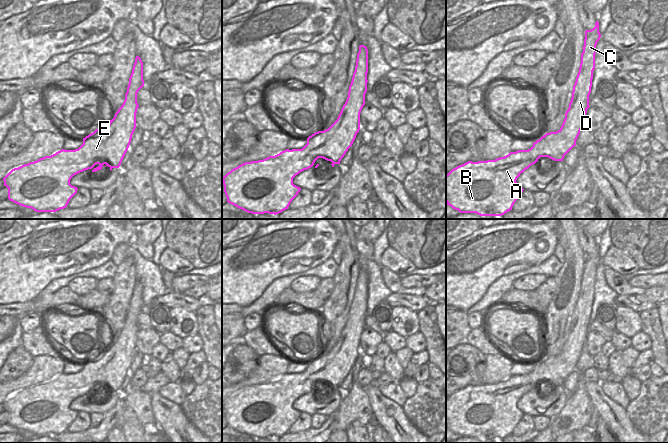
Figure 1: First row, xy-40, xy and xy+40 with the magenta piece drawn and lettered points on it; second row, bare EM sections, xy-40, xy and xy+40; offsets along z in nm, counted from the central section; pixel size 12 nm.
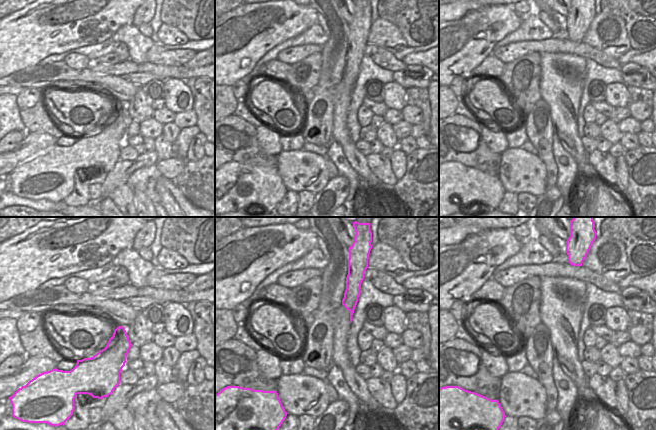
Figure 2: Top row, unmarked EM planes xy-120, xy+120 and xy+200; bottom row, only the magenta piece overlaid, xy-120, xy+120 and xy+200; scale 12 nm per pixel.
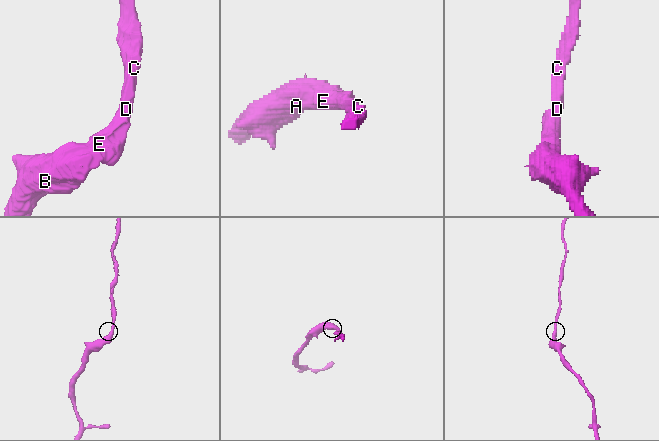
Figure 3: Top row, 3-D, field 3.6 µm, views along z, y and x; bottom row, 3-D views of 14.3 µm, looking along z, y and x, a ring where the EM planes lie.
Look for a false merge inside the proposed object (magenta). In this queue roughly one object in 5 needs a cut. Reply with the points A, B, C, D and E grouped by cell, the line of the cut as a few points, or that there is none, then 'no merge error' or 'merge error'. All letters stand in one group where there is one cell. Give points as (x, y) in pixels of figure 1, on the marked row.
A B C D E | no cut | no merge error

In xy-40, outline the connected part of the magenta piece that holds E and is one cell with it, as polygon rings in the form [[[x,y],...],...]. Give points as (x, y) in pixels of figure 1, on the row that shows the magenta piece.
[[[136,56],[125,100],[109,124],[83,138],[83,144],[78,149],[62,149],[51,156],[12,169],[3,178],[4,186],[8,188],[8,199],[36,212],[56,212],[66,208],[70,199],[77,193],[78,188],[70,184],[74,175],[88,169],[96,172],[101,170],[104,164],[110,168],[110,171],[119,168],[136,128],[136,113],[139,107],[137,93],[143,86],[143,62],[139,56]]]

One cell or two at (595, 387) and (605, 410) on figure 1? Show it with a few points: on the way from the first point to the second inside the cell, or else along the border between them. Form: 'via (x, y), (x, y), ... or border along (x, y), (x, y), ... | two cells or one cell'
via (595, 393), (603, 404) | one cell

